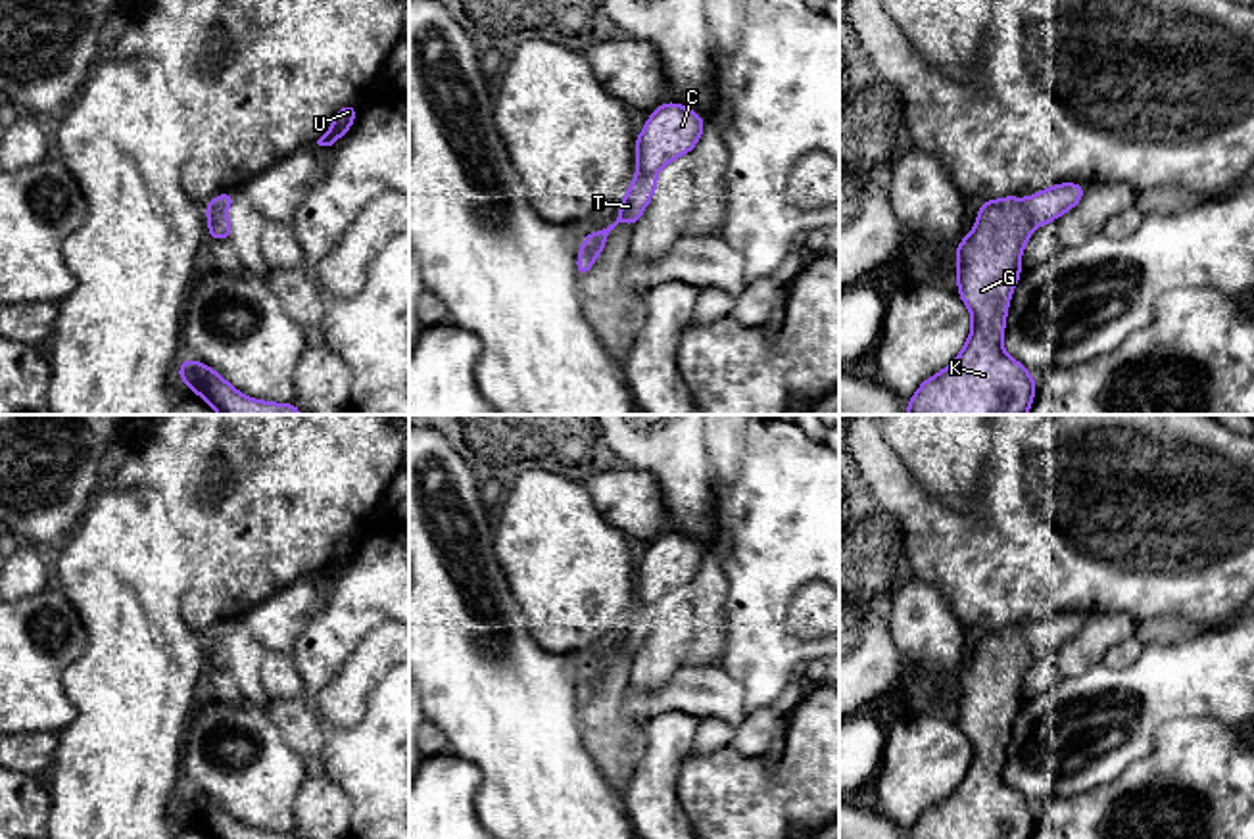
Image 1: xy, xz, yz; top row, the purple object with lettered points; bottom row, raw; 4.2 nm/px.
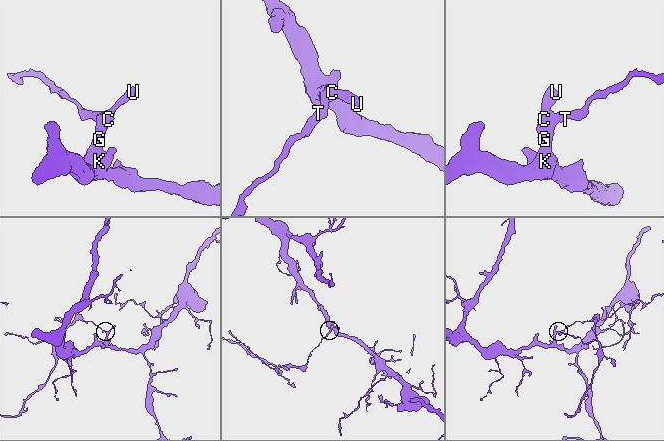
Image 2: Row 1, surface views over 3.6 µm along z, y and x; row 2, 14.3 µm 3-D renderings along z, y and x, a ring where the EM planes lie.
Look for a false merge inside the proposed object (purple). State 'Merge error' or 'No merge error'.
Merge error

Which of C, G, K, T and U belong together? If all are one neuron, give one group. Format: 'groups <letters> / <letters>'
groups C G K U / T

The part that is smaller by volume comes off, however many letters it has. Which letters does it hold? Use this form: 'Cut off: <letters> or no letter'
Cut off: T

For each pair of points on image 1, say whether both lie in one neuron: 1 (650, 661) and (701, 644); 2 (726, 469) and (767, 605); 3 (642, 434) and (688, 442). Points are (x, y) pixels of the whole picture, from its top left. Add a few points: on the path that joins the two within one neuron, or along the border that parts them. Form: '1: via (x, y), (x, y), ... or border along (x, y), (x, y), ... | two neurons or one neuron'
1: border along (692, 605), (692, 634), (682, 663) | two neurons
2: border along (746, 438), (736, 475), (728, 482), (717, 484) | two neurons
3: via (653, 434), (663, 434), (676, 442) | one neuron

